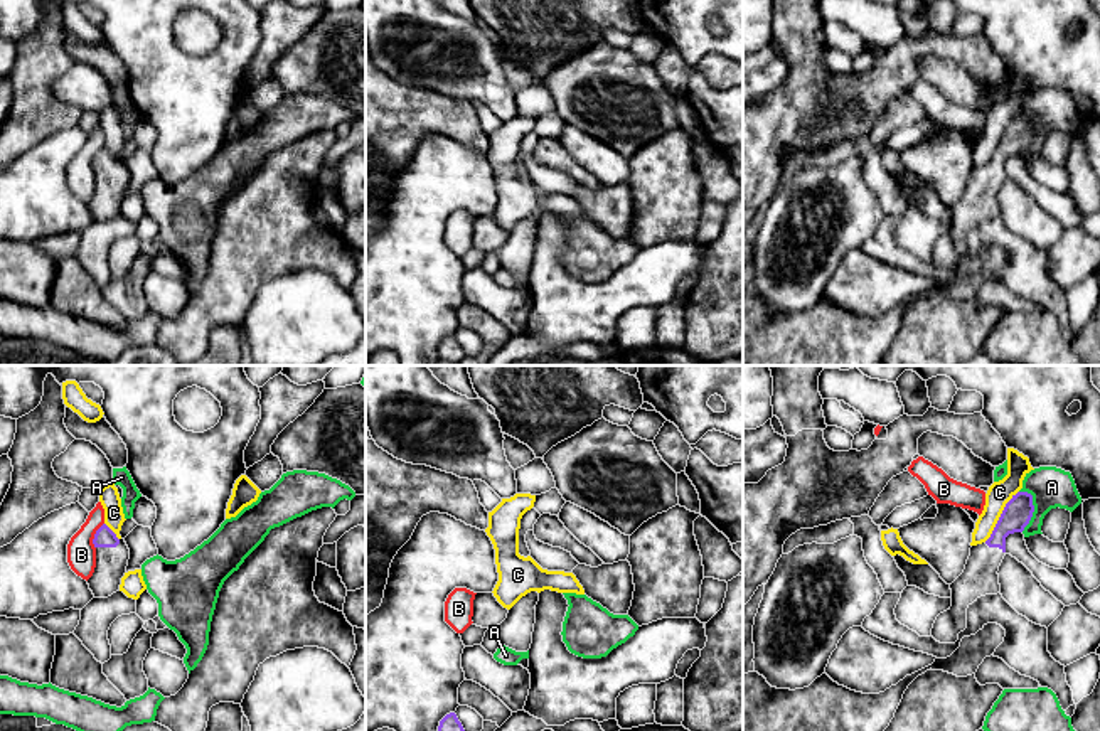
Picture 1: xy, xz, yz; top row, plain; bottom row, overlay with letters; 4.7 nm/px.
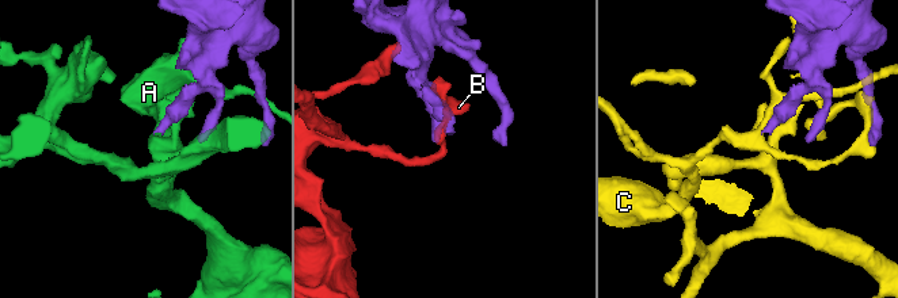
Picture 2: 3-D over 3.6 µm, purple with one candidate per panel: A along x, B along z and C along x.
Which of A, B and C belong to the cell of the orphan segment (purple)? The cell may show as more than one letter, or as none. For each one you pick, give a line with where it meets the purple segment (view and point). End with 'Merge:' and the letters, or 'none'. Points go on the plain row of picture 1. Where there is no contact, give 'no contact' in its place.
Merge: none

